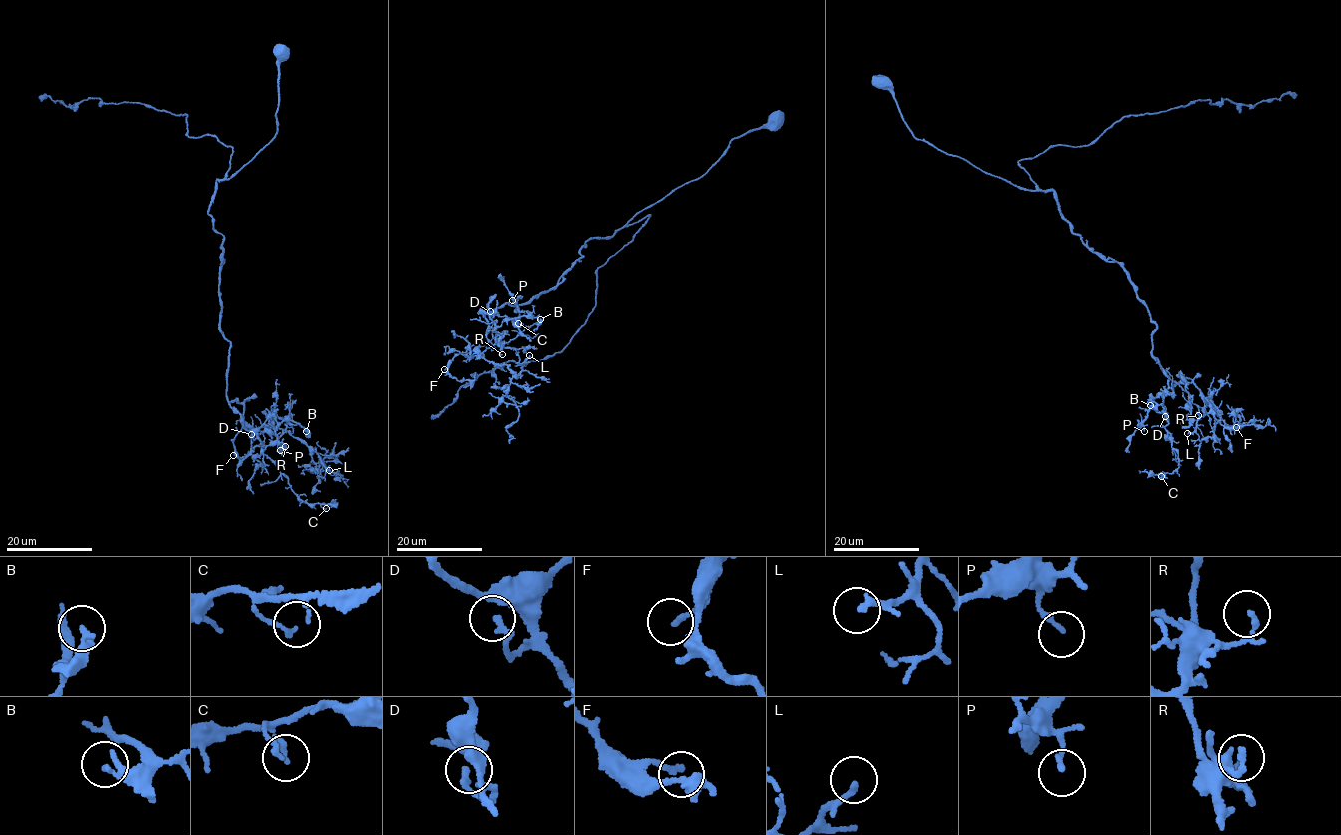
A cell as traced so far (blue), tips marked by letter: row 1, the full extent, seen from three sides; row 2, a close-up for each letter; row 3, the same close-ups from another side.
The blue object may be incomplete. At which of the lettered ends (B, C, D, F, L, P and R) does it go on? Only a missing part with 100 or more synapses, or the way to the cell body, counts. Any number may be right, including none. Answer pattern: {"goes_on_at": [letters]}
{"goes_on_at": ["L"]}

